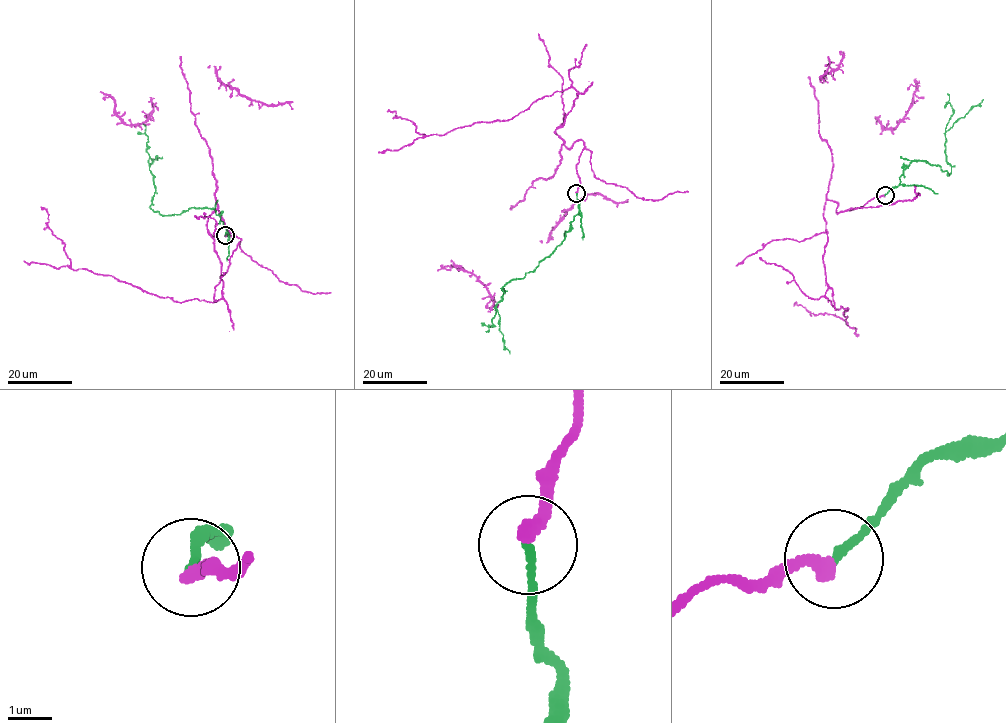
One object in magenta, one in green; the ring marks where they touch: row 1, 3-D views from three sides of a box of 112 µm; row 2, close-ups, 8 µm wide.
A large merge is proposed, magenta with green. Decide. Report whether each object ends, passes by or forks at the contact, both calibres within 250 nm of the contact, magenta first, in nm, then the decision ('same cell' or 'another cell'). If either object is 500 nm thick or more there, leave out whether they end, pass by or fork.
magenta ends | green ends | 280/180 nm | same cell

